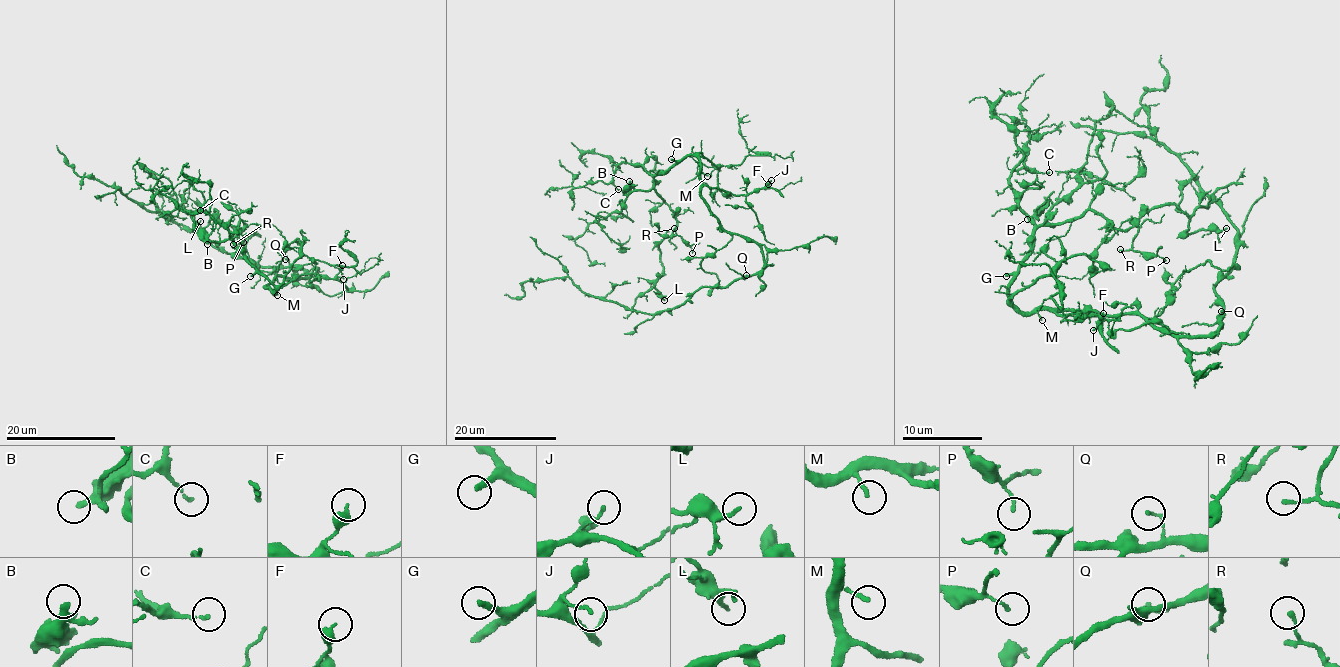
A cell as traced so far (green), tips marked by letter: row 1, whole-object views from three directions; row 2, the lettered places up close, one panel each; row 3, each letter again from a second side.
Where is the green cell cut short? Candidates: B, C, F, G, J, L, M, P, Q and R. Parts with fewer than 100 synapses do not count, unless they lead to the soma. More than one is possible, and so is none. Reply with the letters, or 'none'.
G

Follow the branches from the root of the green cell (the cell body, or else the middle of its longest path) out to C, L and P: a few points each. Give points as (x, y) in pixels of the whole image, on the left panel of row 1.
C: (292, 279), (278, 276), (266, 287), (274, 293), (276, 290), (227, 230), (208, 214), (197, 211), (200, 210)
L: (292, 279), (265, 286), (274, 293), (230, 237), (241, 220), (226, 225), (214, 209), (196, 230), (200, 221)
P: (292, 279), (278, 276), (266, 287), (276, 290), (230, 237), (241, 220), (232, 239), (243, 242)

